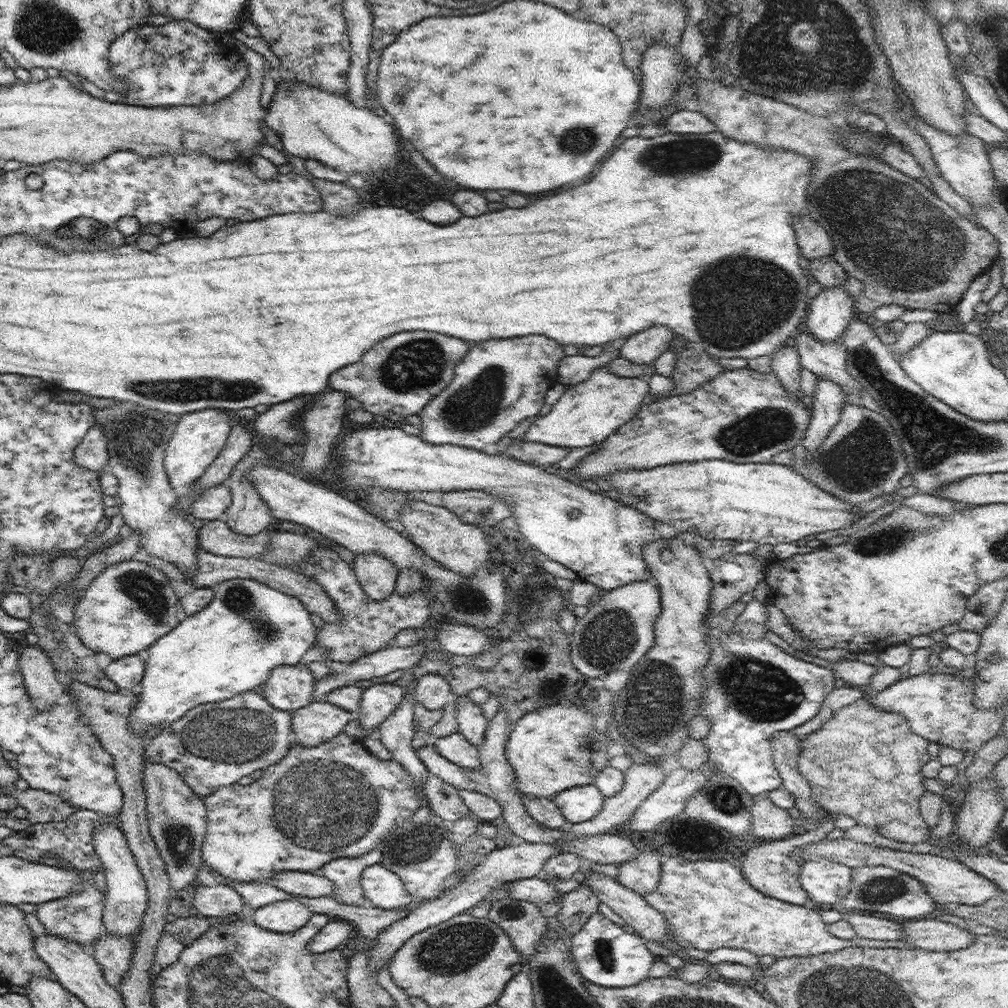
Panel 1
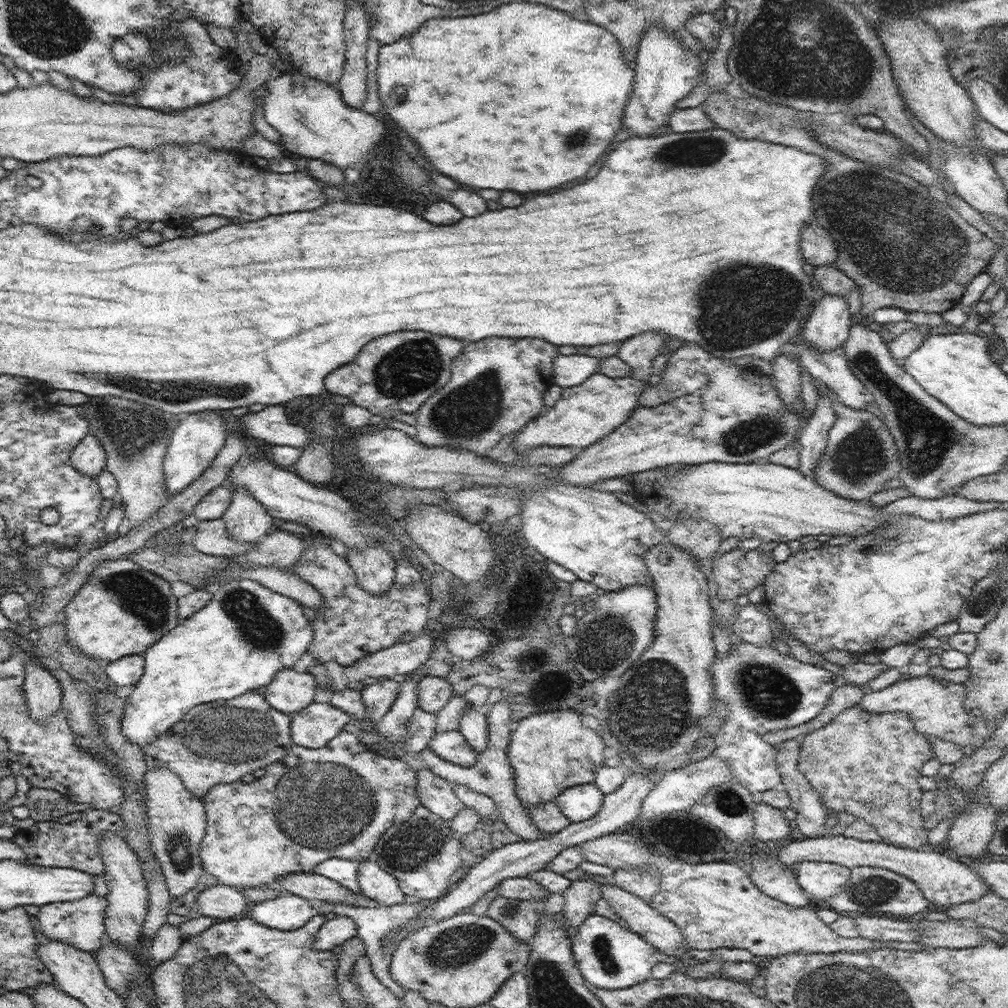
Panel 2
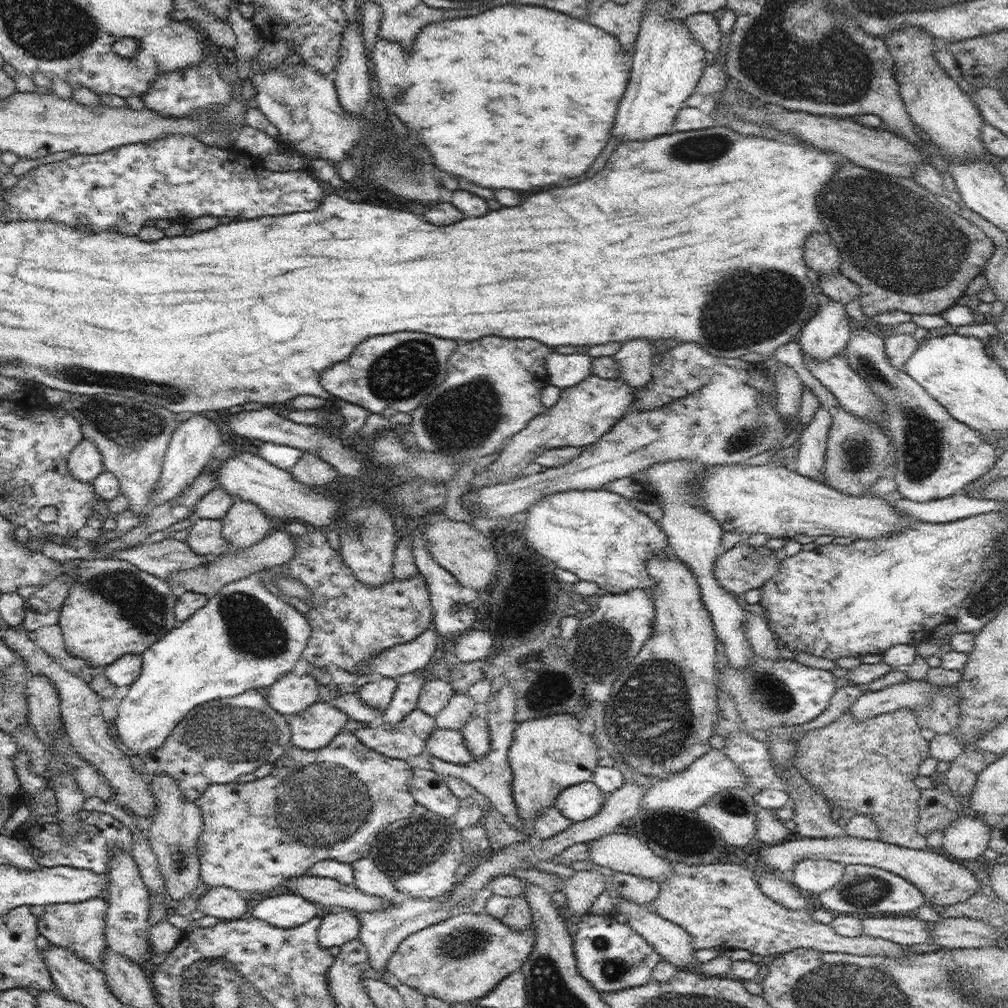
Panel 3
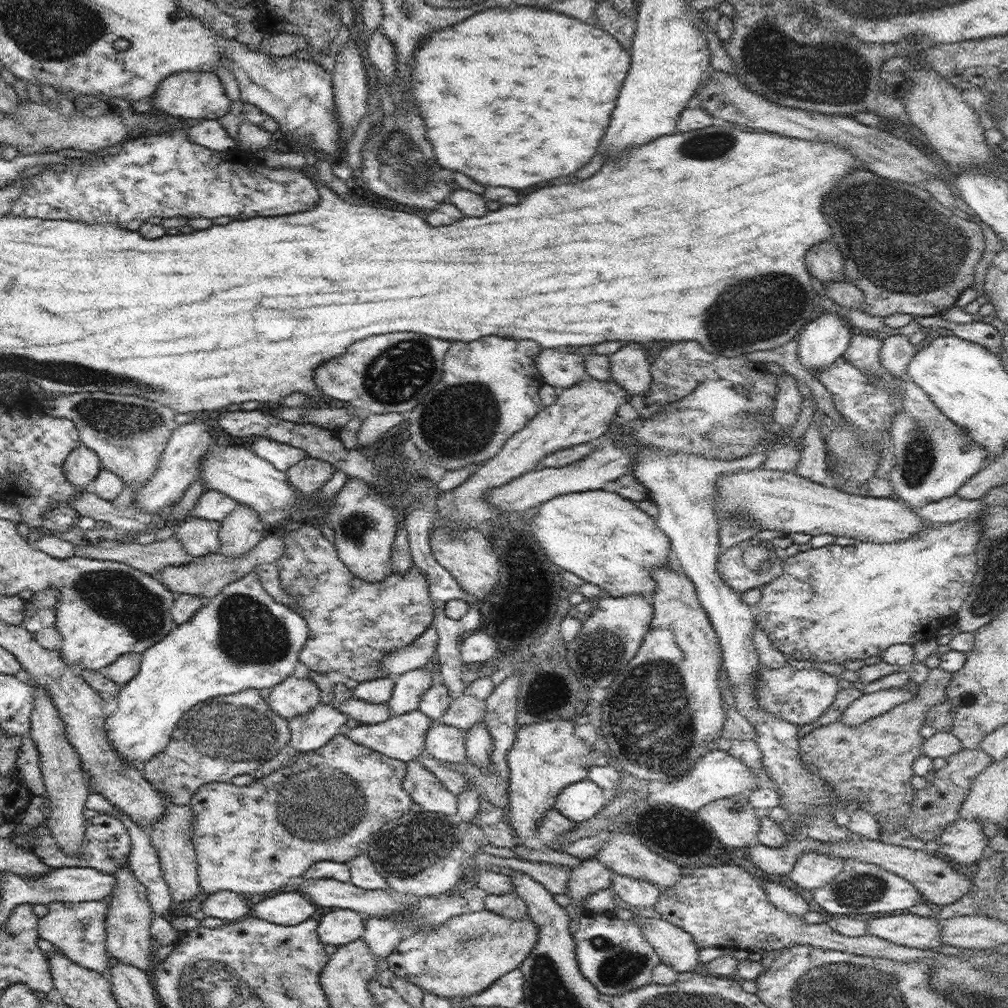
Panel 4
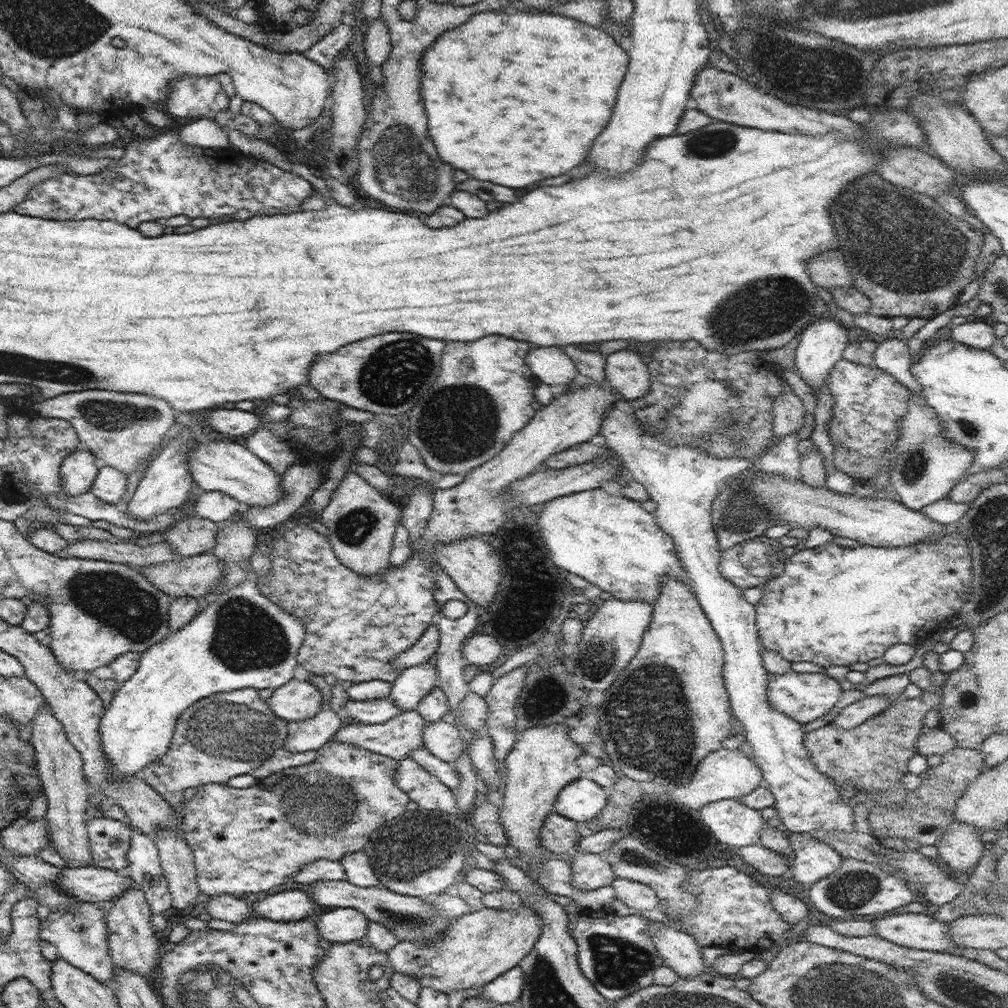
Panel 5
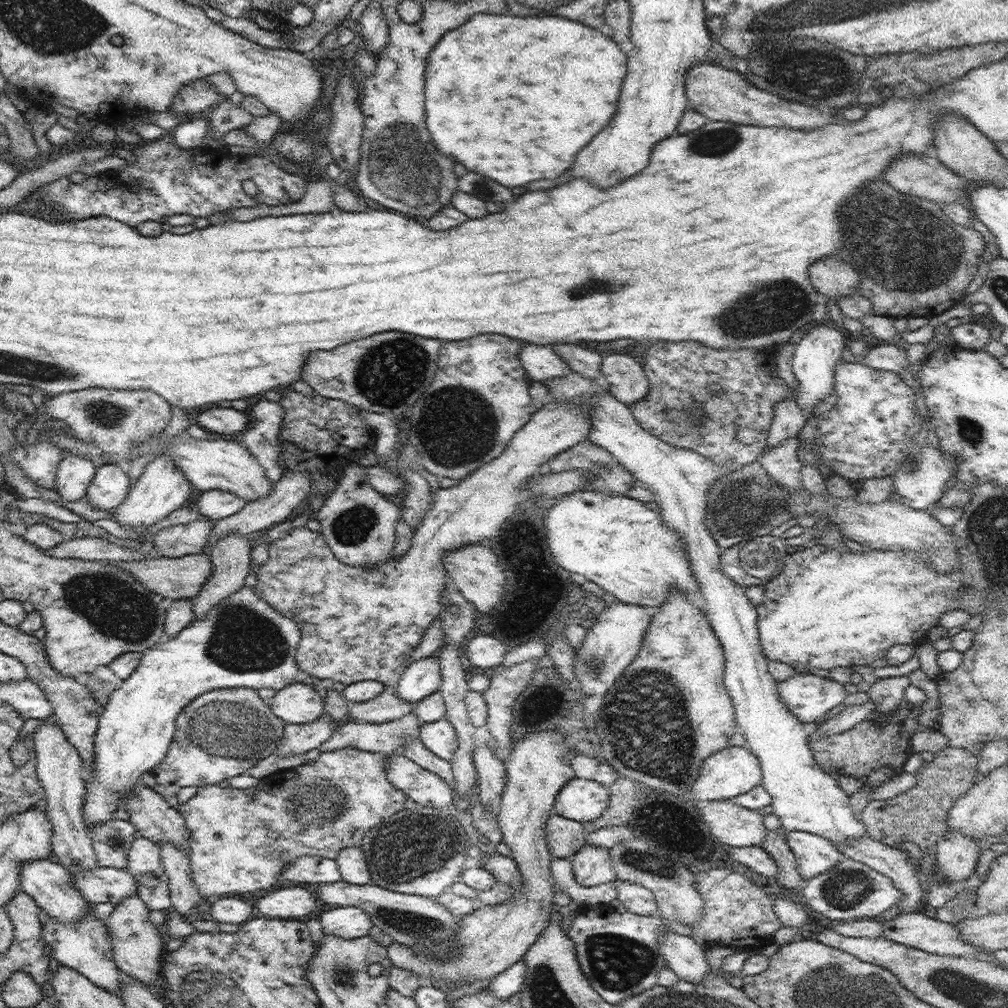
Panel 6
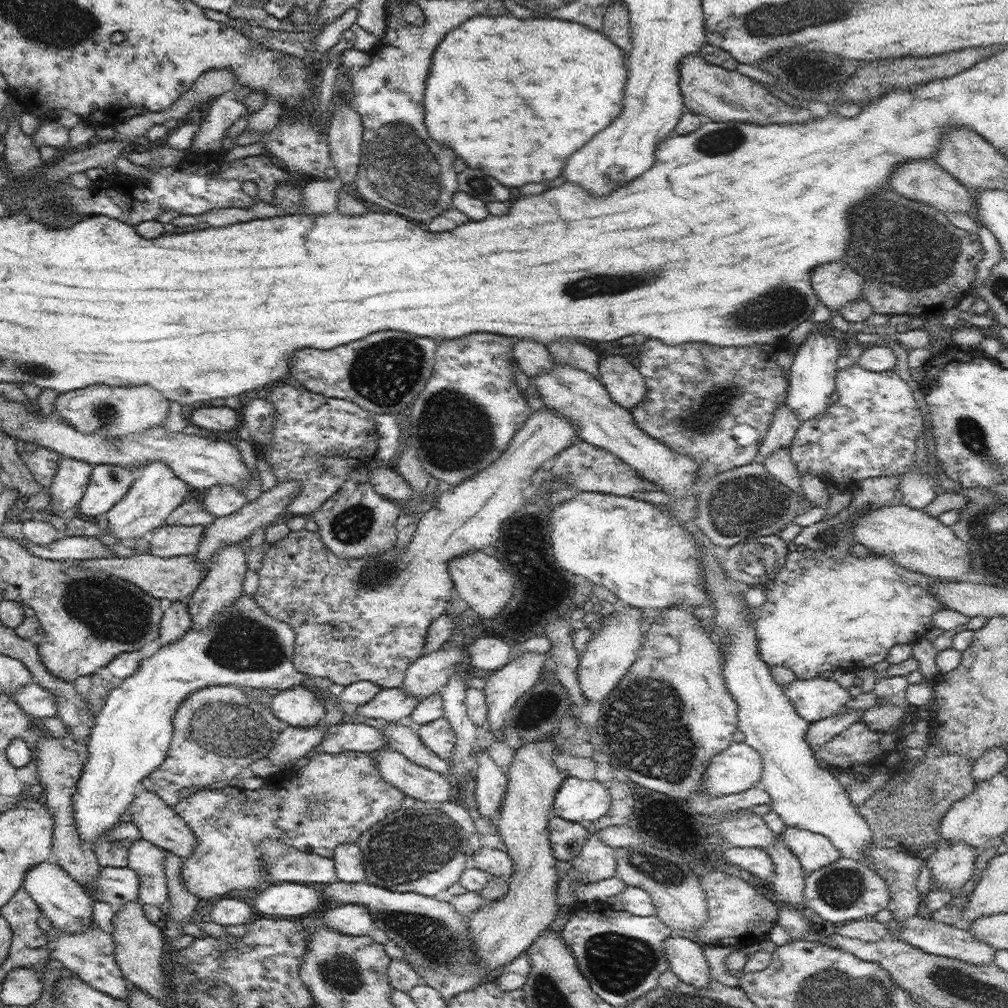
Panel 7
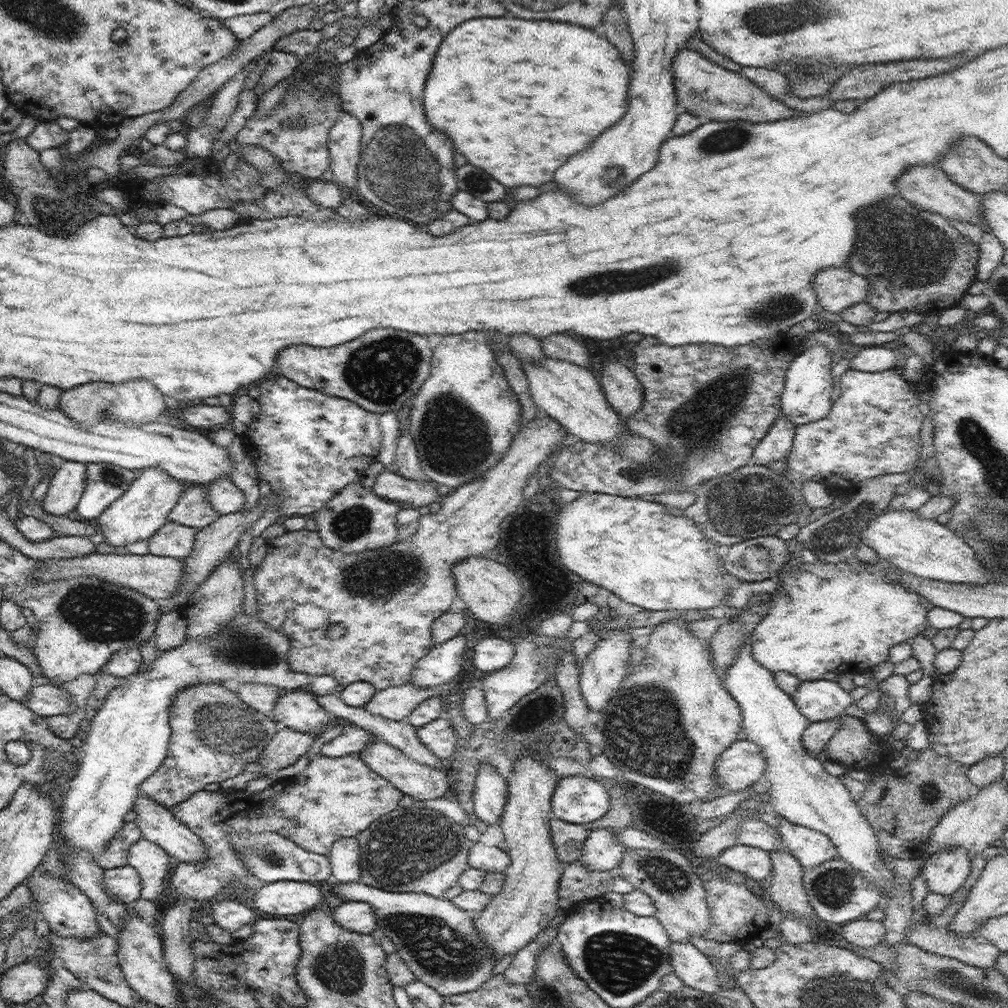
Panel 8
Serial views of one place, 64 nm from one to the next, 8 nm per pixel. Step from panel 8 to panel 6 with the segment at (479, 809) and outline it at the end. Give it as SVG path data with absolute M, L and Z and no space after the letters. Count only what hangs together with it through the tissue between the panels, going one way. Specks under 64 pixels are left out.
M493 743L475 748L473 761L477 772L477 785L482 804L491 806L497 796L502 796L506 787L506 767L494 755Z

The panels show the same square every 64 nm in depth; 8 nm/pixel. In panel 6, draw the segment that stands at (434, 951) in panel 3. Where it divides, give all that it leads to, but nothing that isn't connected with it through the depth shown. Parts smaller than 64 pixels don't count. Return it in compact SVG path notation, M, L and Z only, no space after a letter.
M544 730L542 732L531 732L526 734L519 741L514 743L513 750L503 763L506 767L507 782L504 792L502 792L502 802L497 815L499 830L502 834L503 842L510 848L511 856L516 861L520 869L523 886L515 889L513 901L502 905L480 905L477 910L469 915L463 916L459 921L458 932L456 932L457 947L451 957L441 963L429 956L419 955L408 945L394 941L387 947L387 955L393 966L399 966L419 975L419 980L423 984L430 984L433 987L439 986L437 980L447 980L447 982L463 982L472 984L476 980L494 979L497 974L504 972L513 964L516 964L528 952L528 949L538 940L540 934L546 928L550 920L551 910L554 909L553 890L555 884L551 877L552 854L546 844L545 826L547 820L554 814L554 802L560 790L575 778L572 765L566 760L571 753L577 754L573 748L566 747L565 736L557 730Z

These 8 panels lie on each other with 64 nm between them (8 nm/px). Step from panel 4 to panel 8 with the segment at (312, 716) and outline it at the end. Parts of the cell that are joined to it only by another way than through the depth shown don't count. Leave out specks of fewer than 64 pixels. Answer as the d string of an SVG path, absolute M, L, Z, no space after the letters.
M281 727L257 760L263 768L261 774L268 776L274 770L292 766L300 756L306 754L317 738L316 733Z

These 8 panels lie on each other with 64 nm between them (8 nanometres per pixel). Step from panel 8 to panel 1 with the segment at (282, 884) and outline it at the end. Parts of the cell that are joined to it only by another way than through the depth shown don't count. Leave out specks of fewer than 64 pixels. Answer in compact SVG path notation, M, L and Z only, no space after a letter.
M291 898L257 908L253 916L254 923L266 931L292 933L304 927L312 913L297 898Z

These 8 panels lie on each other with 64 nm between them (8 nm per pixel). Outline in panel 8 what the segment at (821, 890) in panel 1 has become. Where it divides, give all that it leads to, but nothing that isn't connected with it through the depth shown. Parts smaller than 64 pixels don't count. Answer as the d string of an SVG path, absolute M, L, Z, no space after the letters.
M783 818L778 832L781 842L804 869L814 868L828 860L839 858L835 844L829 836Z

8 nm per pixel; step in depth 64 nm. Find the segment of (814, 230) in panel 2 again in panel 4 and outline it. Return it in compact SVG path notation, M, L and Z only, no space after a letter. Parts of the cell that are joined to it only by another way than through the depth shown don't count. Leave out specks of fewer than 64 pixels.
M826 240L806 252L804 270L826 284L845 279L844 265L844 256L840 254L840 250L834 246L832 240Z

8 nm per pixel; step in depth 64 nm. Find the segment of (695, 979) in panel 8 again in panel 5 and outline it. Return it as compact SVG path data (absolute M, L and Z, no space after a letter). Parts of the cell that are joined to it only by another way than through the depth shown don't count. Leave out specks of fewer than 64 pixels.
M657 921L649 924L648 931L665 965L679 977L693 977L709 970L694 936Z

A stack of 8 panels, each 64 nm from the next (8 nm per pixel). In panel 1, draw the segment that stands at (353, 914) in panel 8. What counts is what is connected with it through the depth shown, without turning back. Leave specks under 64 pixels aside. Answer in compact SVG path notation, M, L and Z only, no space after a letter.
M333 918L324 928L314 935L307 946L310 952L322 954L334 950L356 934L356 927L348 920Z

